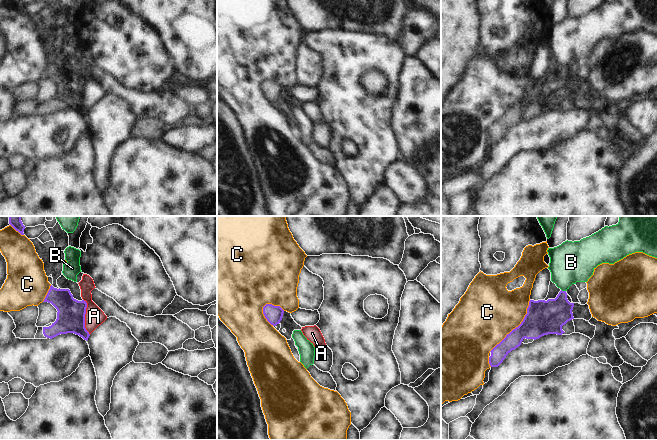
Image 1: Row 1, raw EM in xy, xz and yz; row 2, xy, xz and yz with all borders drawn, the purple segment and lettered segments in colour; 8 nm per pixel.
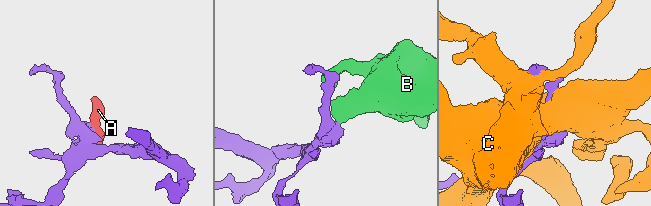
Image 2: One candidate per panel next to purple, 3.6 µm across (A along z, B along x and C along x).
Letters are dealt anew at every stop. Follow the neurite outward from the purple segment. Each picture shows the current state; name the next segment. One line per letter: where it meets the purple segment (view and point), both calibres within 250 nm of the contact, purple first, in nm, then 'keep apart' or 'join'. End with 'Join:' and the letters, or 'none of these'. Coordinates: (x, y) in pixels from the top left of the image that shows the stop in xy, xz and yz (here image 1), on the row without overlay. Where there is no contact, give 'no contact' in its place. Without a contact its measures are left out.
A: xy (84, 93) | 220/150 nm | keep apart
B: yz (563, 67) | 280/320 nm | keep apart
C: yz (516, 103) | 280/460 nm | keep apart
Join: none of these

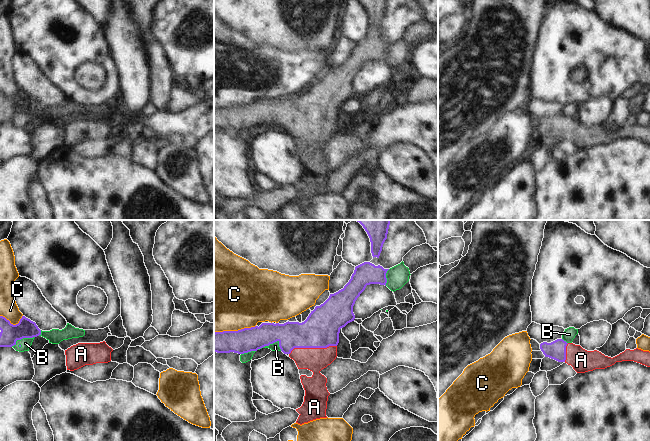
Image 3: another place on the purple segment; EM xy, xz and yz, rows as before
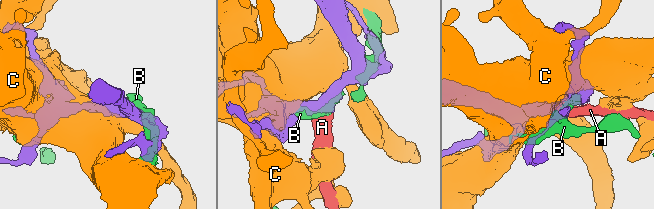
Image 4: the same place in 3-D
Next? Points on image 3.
A: xz (312, 123) | 300/190 nm | join
B: xz (272, 119) | 220/60 nm | keep apart
C: xz (234, 107) | 190/500 nm | keep apart
Join: A

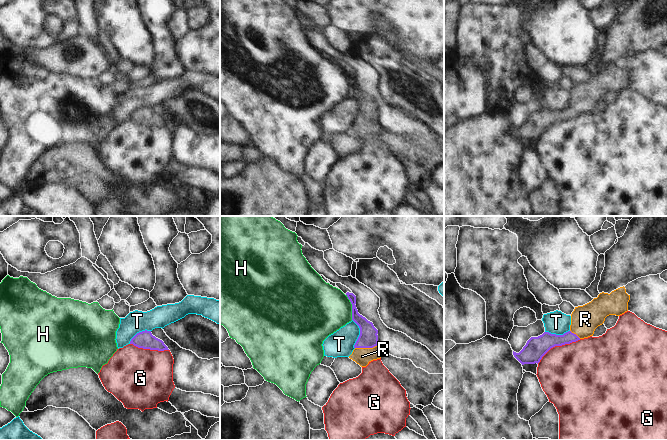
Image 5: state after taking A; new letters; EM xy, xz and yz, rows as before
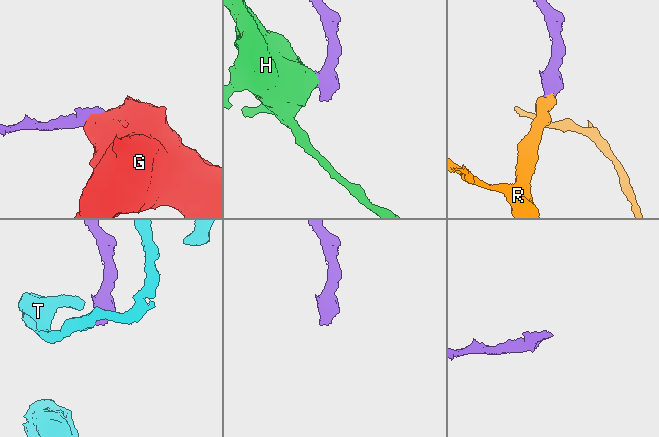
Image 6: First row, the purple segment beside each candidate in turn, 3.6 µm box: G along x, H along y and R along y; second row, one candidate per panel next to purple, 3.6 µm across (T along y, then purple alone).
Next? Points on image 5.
G: yz (558, 121) | 180/480 nm | keep apart
H: xz (352, 83) | 140/420 nm | keep apart
R: xz (366, 123) | 160/140 nm | join
T: xz (360, 110) | 160/220 nm | keep apart
Join: R

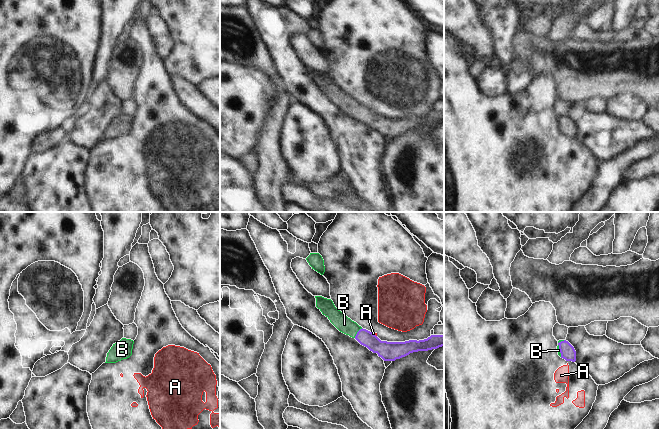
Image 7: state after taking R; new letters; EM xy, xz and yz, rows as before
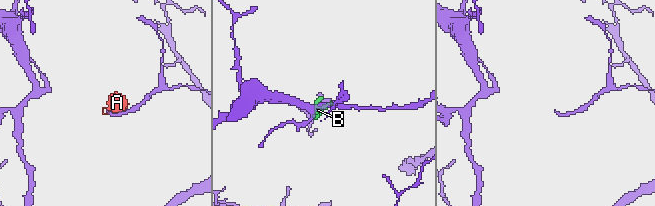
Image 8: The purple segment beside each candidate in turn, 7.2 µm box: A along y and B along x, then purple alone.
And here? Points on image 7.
A: xz (373, 110) | 160/20 nm | keep apart
B: xz (357, 108) | 130/130 nm | join
Join: B

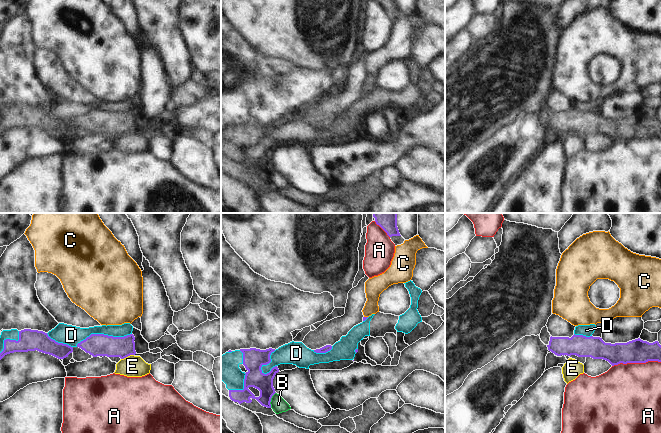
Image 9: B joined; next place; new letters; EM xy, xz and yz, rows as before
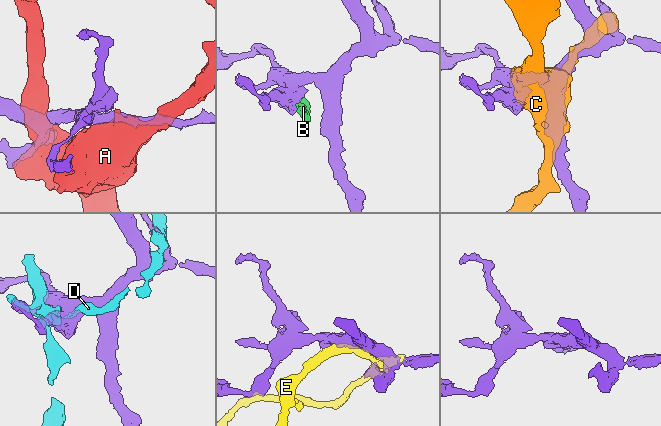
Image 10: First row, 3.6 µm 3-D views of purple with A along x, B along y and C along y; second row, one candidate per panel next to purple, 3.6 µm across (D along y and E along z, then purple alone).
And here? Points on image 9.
A: yz (636, 138) | 190/480 nm | keep apart
B: xz (270, 176) | 150/120 nm | keep apart
C: xz (366, 93) | 30/150 nm | keep apart
D: xy (103, 110) | 180/160 nm | keep apart
E: xy (127, 132) | 180/180 nm | keep apart
Join: none of these

